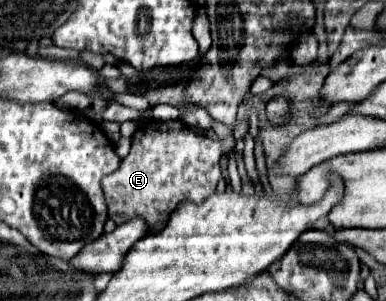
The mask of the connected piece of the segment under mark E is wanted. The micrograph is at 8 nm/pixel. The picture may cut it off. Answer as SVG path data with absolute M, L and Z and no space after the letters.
M150 121L142 125L132 137L132 149L126 159L122 159L112 175L102 179L108 217L114 219L116 225L132 217L142 217L150 225L150 233L162 231L182 201L190 199L200 203L216 189L220 181L218 161L230 153L234 145L234 137L204 139L182 121Z

